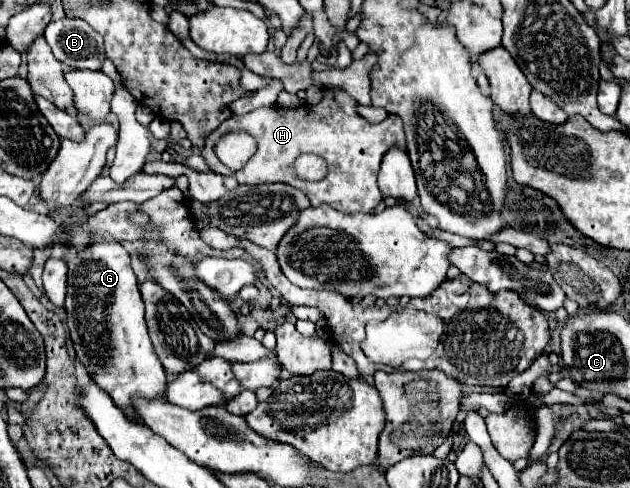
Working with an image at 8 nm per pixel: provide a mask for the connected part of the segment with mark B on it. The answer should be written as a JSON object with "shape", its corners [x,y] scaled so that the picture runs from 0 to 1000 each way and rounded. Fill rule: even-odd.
{"shape":[[[84,41],[71,61],[87,119],[116,143],[160,143],[167,123],[163,78],[132,41]]]}

